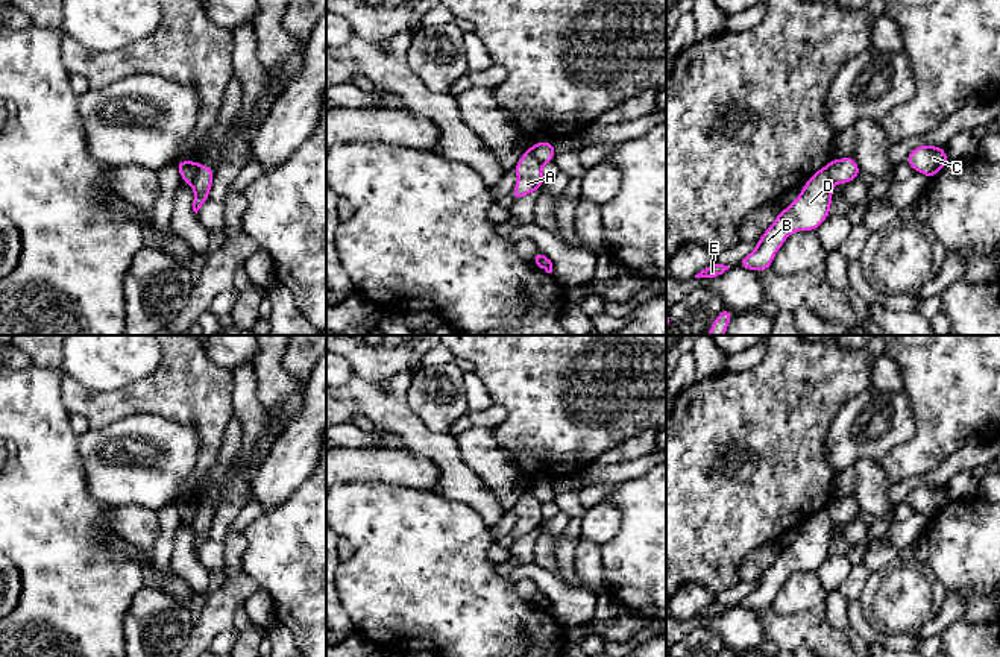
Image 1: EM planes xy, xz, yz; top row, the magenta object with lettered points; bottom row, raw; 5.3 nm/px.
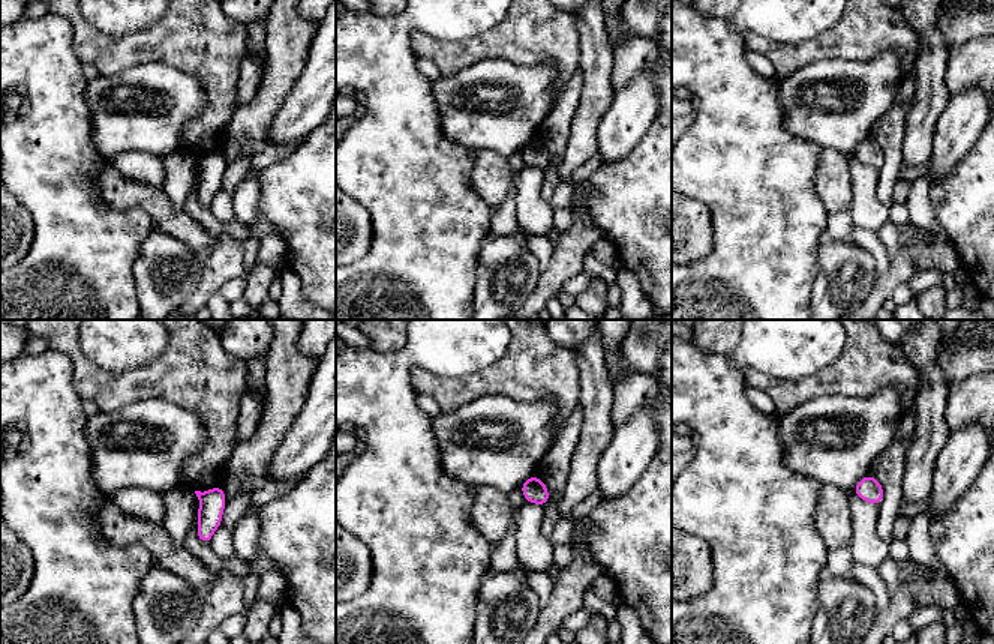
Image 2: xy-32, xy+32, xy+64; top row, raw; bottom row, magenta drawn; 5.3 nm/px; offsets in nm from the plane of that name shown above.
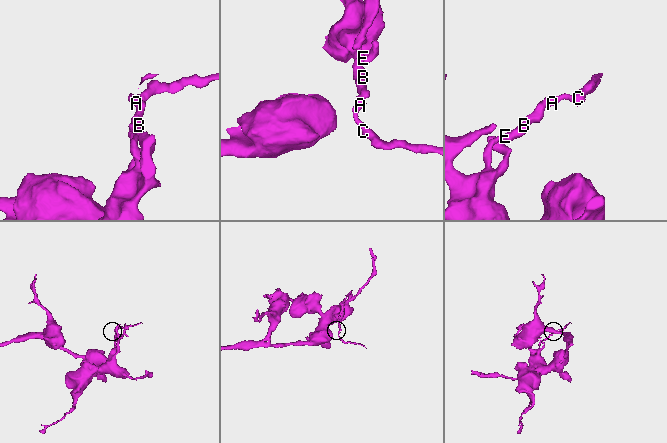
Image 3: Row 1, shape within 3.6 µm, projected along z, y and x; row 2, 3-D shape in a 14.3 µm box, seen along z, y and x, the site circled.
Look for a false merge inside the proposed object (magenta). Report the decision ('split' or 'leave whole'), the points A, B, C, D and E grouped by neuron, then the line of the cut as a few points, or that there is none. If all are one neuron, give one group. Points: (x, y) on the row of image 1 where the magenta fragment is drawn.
split; groups A C / B D E; cut xy (199, 164), (198, 173), (190, 182)

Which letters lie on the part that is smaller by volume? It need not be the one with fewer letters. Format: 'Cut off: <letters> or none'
Cut off: A, C

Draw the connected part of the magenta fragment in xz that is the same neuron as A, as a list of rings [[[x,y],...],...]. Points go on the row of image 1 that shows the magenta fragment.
[[[525,152],[519,158],[517,164],[514,165],[514,171],[517,173],[517,184],[510,193],[514,202],[542,188],[542,185],[546,181],[540,171],[542,165],[543,164],[537,158],[534,158],[530,152]]]

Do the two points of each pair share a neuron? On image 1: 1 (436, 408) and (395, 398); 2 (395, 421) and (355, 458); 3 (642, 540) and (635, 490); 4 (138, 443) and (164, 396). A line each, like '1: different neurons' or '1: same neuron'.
1: different neurons
2: different neurons
3: same neuron
4: different neurons

